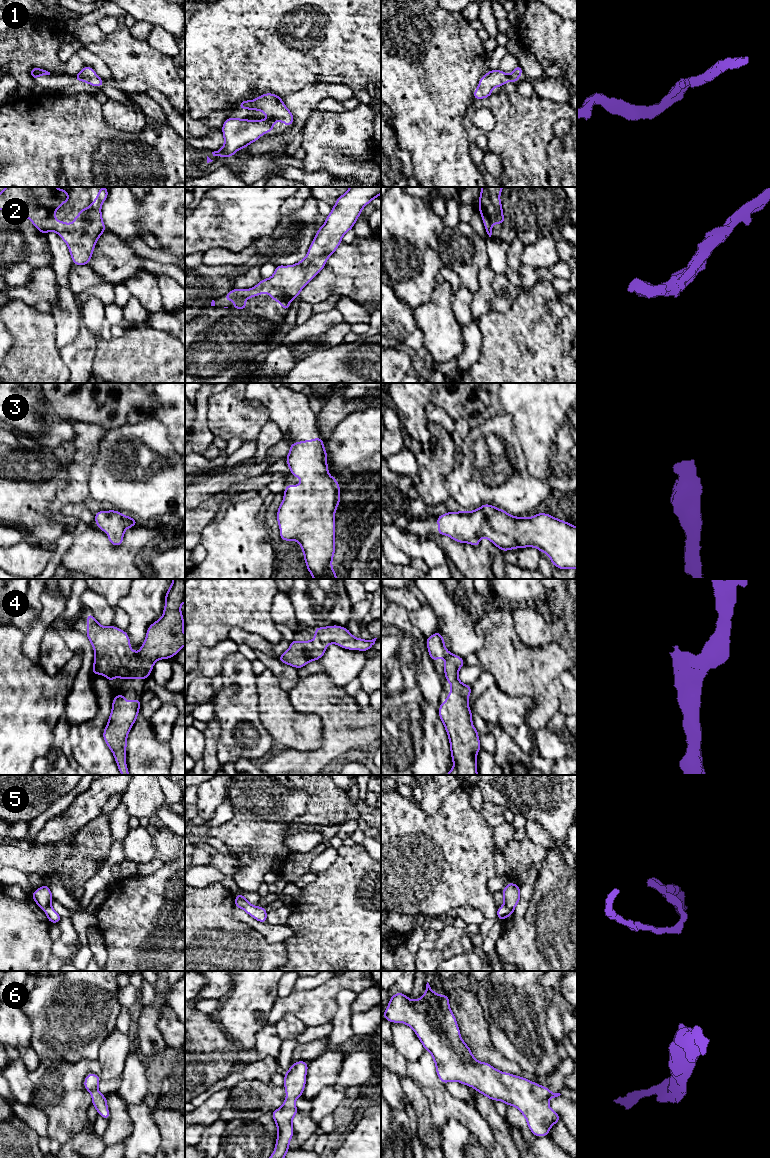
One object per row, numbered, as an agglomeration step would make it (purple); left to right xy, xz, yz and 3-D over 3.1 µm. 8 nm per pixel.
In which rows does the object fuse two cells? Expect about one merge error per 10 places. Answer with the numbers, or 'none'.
none

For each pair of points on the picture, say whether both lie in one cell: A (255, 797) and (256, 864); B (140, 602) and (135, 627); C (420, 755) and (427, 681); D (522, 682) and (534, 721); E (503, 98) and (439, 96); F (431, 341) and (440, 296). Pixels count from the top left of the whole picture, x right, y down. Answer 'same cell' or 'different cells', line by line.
A: same cell
B: same cell
C: same cell
D: same cell
E: different cells
F: same cell

